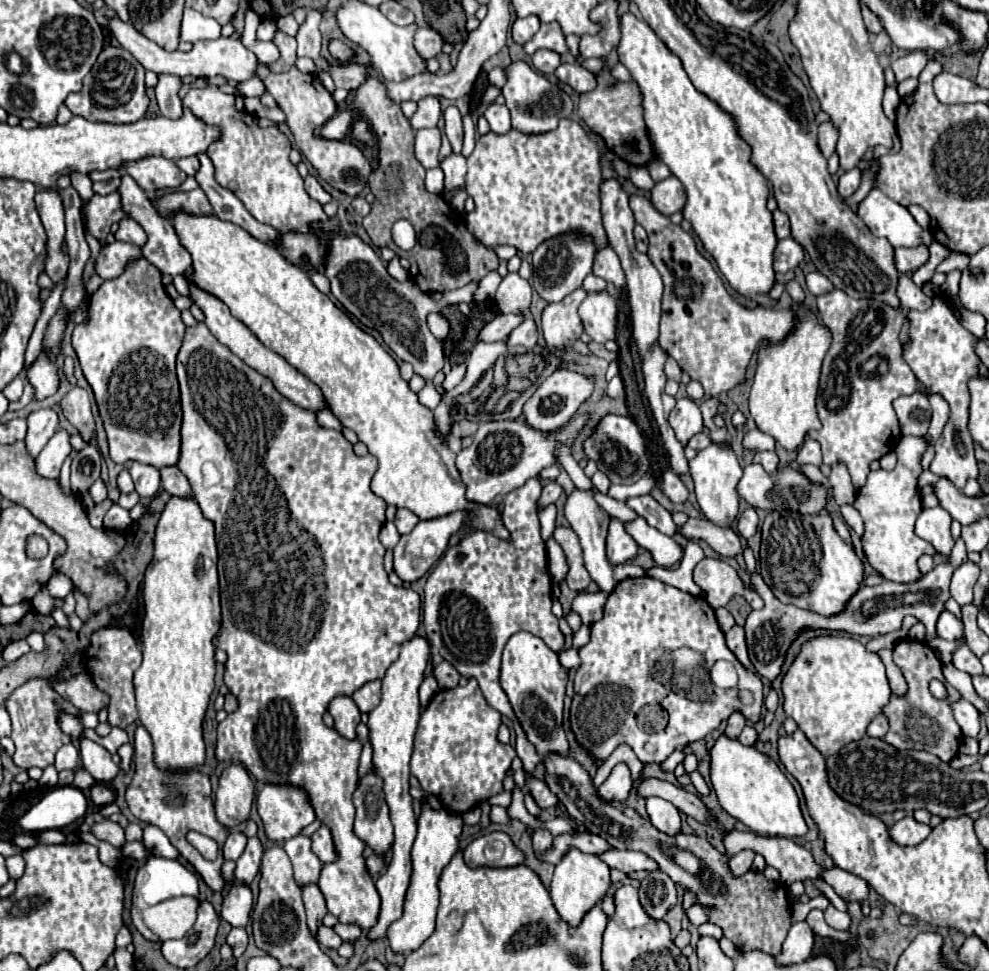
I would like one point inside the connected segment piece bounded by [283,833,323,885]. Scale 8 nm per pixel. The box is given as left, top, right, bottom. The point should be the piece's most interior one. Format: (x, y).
(306, 864)

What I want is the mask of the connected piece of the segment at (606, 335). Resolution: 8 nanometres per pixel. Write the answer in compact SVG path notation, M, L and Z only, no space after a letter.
M589 293L579 307L583 327L597 343L605 343L617 337L617 303L607 293Z

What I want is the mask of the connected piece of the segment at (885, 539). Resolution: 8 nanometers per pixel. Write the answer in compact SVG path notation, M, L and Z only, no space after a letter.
M927 395L927 397L929 397L931 407L935 407L929 435L901 437L901 441L895 447L895 455L897 455L895 469L893 471L883 471L883 469L871 471L865 487L861 487L857 491L857 499L853 503L853 507L859 511L863 525L865 525L865 533L861 537L861 547L863 547L867 563L883 579L897 581L897 583L911 583L913 579L919 579L921 573L917 571L917 559L921 555L925 555L927 551L935 551L931 543L923 541L913 531L915 519L923 511L921 495L917 491L917 479L921 475L921 457L927 451L929 443L935 445L935 441L939 439L939 435L945 427L945 419L949 415L949 405L939 395Z

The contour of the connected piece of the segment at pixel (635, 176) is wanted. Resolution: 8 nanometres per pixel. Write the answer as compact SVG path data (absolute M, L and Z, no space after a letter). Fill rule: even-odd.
M631 167L631 183L645 191L649 191L655 185L655 181L651 179L651 175L645 167Z

